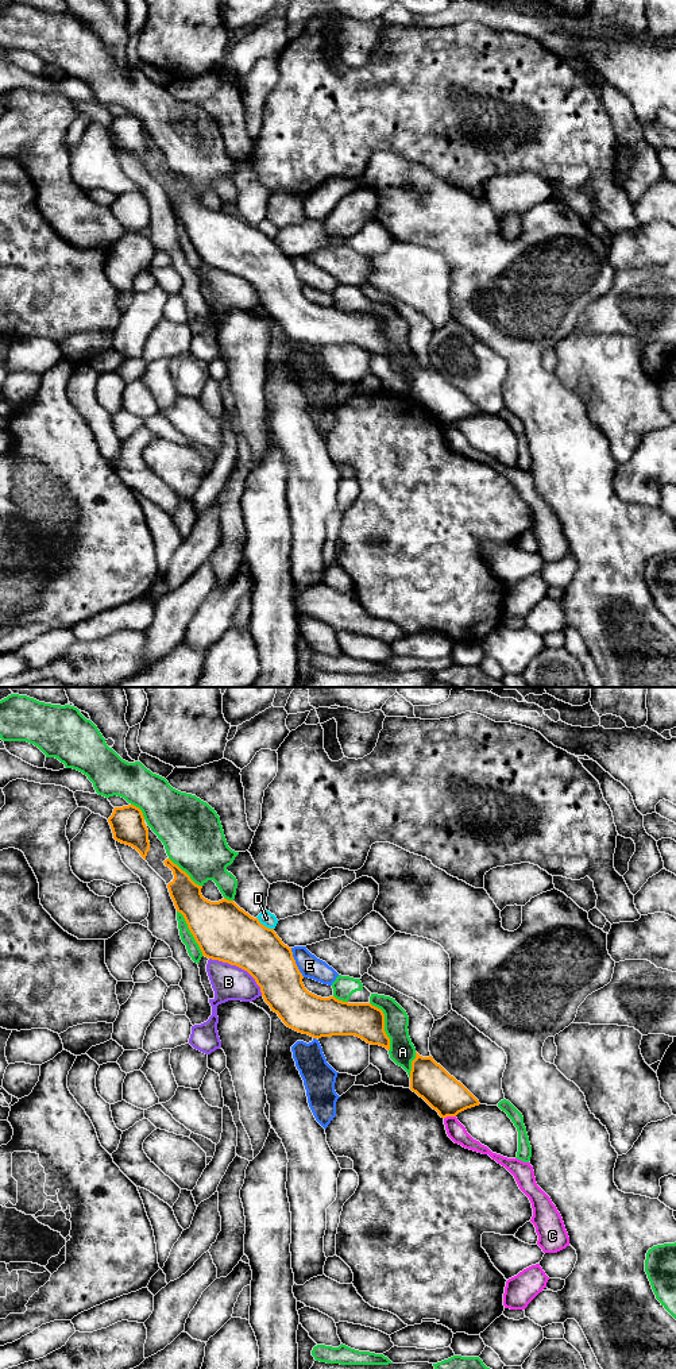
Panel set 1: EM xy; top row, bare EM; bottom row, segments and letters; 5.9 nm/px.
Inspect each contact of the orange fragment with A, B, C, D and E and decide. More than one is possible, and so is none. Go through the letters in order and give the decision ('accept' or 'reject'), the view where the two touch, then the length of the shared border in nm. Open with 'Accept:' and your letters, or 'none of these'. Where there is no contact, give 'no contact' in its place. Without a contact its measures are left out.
Accept: none of these
A: reject; meets orange in xy; contact 320 nm long
B: reject; meets orange in xy; contact 400 nm long
C: reject; meets orange in xy; contact 70 nm long
D: reject; meets orange in xy; contact 130 nm long
E: reject; meets orange in xy; contact 190 nm long

